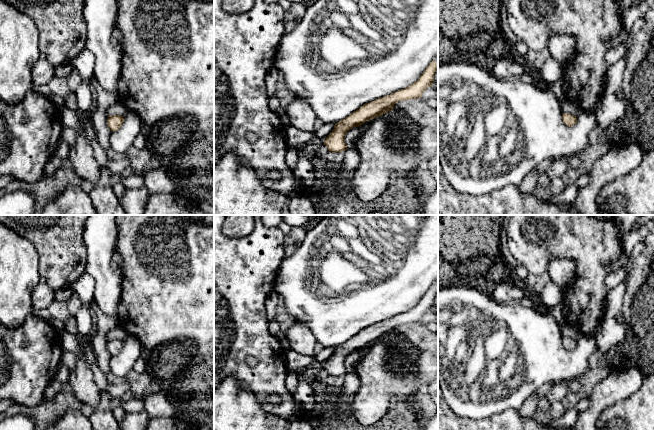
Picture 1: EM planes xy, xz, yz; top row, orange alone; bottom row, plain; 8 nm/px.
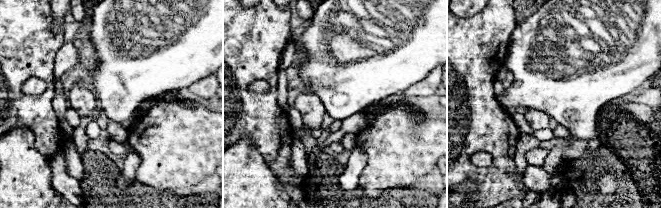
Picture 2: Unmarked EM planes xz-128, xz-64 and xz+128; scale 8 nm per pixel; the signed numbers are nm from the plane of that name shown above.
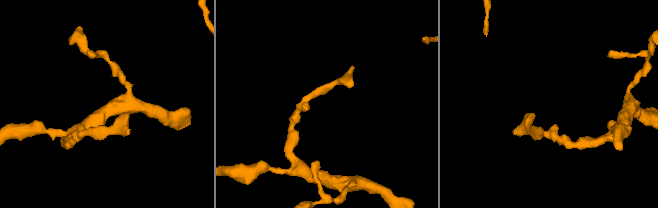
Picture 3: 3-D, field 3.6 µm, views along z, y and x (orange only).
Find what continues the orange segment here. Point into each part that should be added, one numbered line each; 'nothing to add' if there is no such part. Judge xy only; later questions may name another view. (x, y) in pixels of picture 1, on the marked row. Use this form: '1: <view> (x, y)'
nothing to add

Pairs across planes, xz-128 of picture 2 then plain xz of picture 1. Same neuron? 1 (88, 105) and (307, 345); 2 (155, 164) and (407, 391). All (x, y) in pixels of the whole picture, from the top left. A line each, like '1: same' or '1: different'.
1: same
2: same

